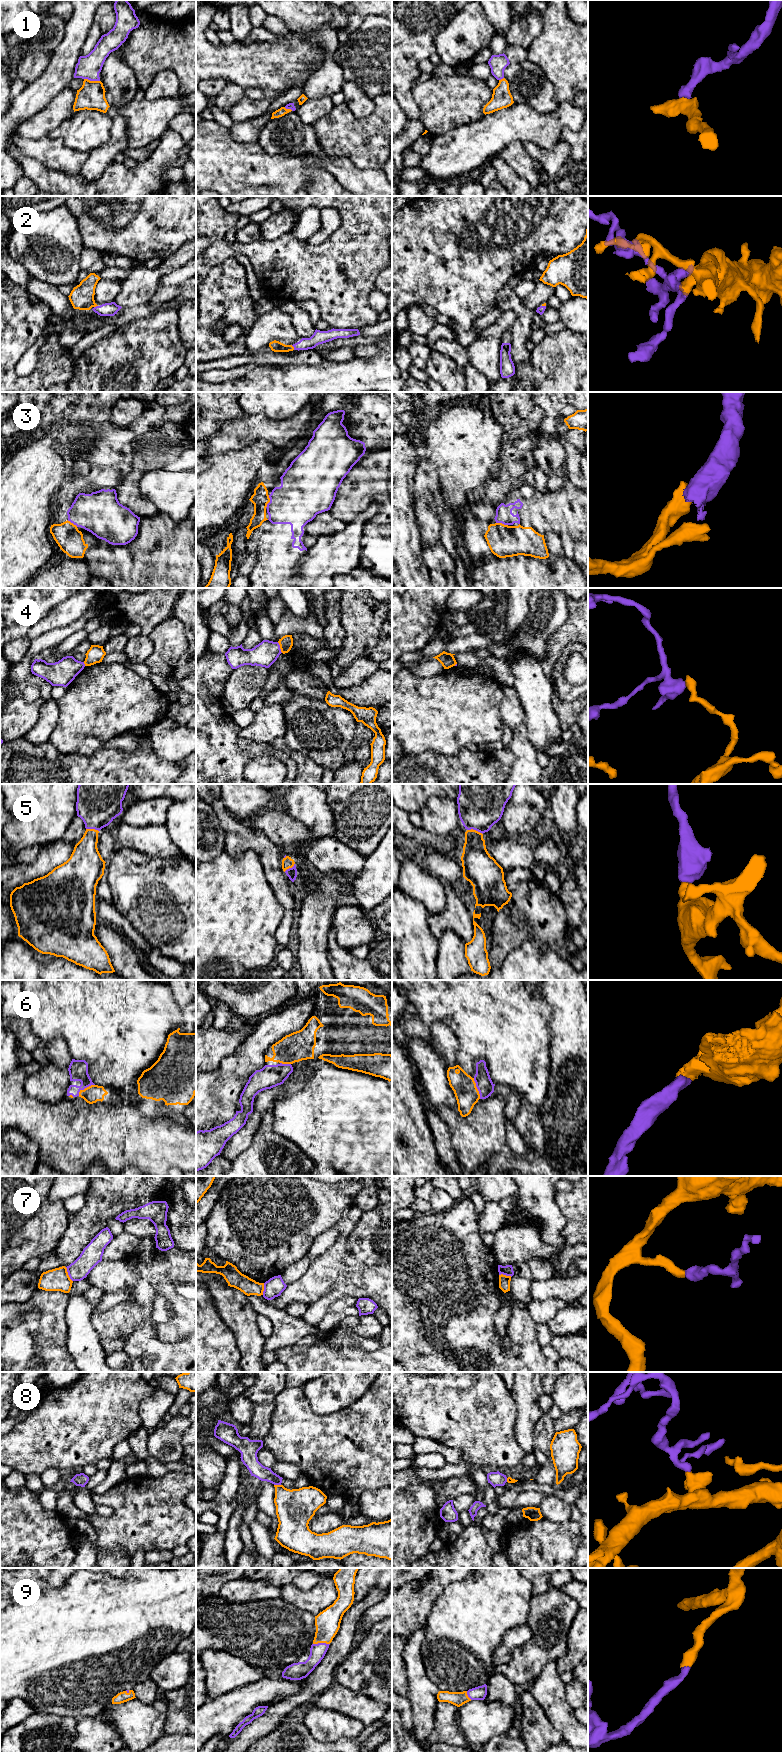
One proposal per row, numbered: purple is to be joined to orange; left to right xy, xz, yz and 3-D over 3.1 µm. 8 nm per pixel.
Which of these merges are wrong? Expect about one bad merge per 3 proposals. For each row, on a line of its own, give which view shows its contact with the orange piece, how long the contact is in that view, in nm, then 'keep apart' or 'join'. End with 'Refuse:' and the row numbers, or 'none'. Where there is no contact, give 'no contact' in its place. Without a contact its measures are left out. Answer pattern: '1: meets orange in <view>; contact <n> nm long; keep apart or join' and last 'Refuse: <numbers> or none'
1: meets orange in xy; contact 130 nm long; keep apart
2: meets orange in xz; contact 50 nm long; join
3: meets orange in xz; contact 110 nm long; keep apart
4: meets orange in xz; contact 100 nm long; keep apart
5: meets orange in yz; contact 130 nm long; join
6: meets orange in yz; contact 180 nm long; join
7: meets orange in xy; contact 130 nm long; keep apart
8: meets orange in xz; contact 60 nm long; join
9: meets orange in xz; contact 140 nm long; join
Refuse: 1, 3, 4, 7

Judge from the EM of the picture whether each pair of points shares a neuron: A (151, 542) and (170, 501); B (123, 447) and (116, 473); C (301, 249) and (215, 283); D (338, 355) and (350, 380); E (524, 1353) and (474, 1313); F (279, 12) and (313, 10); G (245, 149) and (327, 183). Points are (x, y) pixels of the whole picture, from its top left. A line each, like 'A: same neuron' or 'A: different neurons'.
A: different neurons
B: same neuron
C: different neurons
D: different neurons
E: same neuron
F: same neuron
G: same neuron

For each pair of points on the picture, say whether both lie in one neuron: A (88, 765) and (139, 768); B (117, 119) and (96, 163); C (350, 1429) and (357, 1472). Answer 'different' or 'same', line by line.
A: same
B: same
C: same

